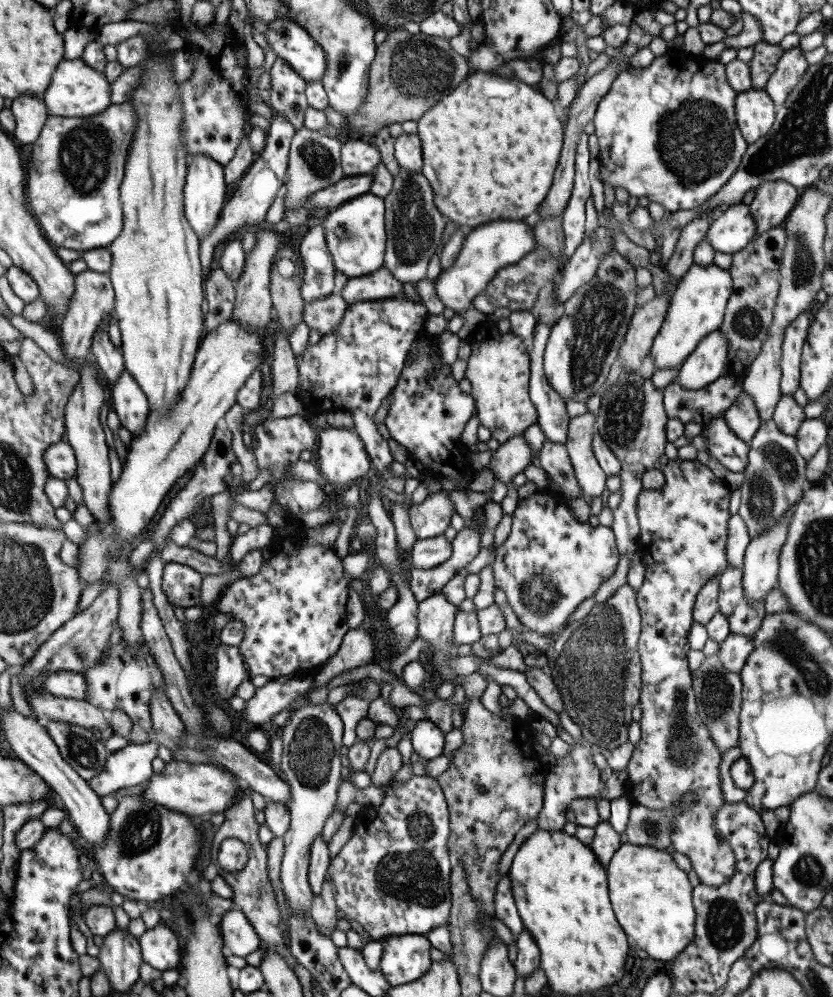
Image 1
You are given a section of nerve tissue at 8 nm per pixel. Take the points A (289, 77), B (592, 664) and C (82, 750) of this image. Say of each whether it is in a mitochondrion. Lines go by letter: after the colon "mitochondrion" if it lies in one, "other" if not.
A: other
B: mitochondrion
C: mitochondrion

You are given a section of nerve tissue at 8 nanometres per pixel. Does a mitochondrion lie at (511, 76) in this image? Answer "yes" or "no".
no

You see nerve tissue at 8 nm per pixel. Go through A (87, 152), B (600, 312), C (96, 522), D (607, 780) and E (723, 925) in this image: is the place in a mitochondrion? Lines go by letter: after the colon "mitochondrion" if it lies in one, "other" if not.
A: mitochondrion
B: mitochondrion
C: other
D: other
E: mitochondrion

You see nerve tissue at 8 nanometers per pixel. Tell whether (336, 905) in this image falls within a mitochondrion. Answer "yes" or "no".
no

